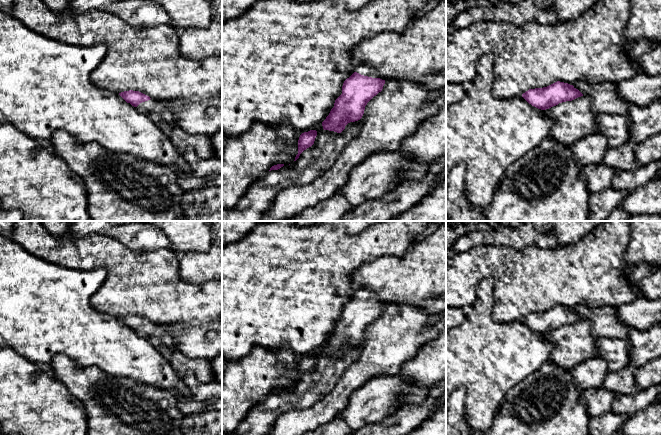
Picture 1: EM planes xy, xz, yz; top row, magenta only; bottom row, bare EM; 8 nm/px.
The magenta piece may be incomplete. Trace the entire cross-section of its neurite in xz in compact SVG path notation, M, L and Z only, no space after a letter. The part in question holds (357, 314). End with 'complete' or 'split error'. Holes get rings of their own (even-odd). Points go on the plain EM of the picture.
M368 288L355 290L355 296L344 305L342 318L322 346L323 353L341 357L348 347L360 344L367 327L383 313L385 304L380 301Z; split error

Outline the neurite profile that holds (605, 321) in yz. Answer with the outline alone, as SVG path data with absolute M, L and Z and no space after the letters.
M580 304L573 310L578 313L583 320L588 320L591 323L592 333L597 338L628 338L631 328L620 321L617 308L610 305L589 307Z

